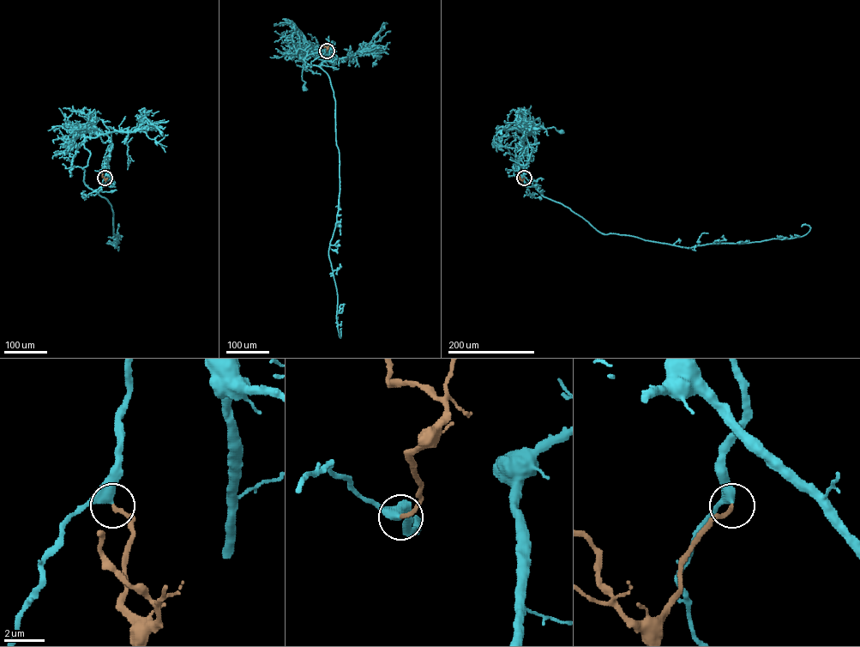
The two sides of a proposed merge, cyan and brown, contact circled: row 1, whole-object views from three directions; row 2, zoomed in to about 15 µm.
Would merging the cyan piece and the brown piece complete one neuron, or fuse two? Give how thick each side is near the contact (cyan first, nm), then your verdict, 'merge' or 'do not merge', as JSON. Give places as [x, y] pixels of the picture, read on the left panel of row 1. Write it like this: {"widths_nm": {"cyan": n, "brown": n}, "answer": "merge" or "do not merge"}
{"widths_nm": {"cyan": 380, "brown": 200}, "answer": "merge"}

